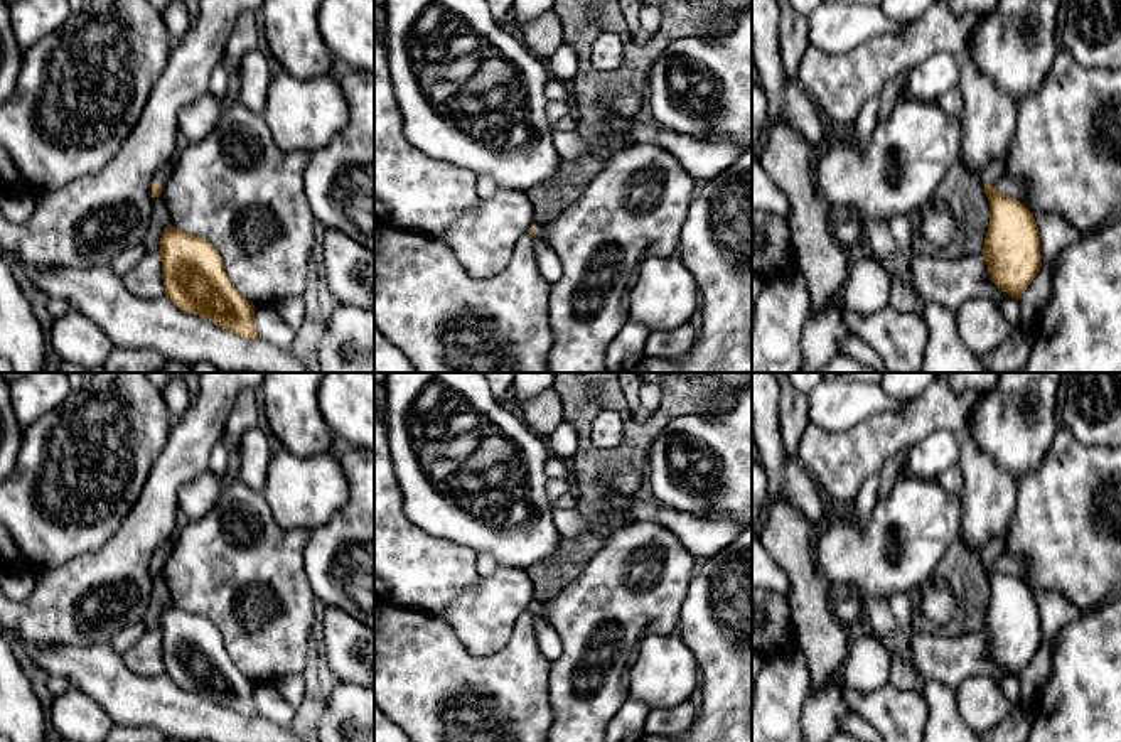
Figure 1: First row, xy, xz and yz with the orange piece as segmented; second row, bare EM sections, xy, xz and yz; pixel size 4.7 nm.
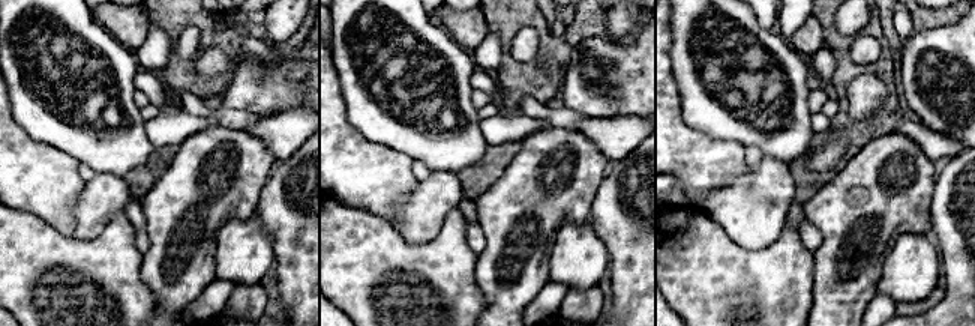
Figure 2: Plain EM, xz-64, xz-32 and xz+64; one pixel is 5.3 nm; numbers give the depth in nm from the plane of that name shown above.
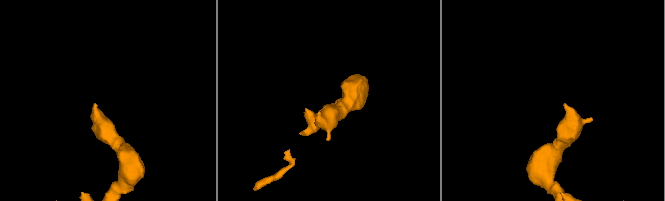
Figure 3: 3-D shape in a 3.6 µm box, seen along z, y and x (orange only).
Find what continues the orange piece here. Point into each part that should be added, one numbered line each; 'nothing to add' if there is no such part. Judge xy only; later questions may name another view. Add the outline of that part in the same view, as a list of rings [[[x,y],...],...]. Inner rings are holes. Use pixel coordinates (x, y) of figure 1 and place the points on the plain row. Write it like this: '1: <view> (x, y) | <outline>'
1: xy (162, 553) | [[[174,538],[167,540],[157,551],[155,551],[155,560],[158,562],[165,562],[170,553],[172,553],[172,548],[174,548]]]

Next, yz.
1: yz (995, 548) | [[[1008,528],[1006,531],[991,540],[983,550],[981,550],[981,560],[983,562],[996,562],[1000,556],[1003,556],[1005,553],[1005,546],[1006,546],[1006,536],[1008,536]]]

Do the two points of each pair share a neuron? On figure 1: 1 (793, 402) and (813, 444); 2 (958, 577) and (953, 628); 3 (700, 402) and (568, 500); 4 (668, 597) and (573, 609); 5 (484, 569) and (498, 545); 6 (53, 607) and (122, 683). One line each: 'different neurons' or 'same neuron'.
1: different neurons
2: same neuron
3: different neurons
4: same neuron
5: different neurons
6: different neurons

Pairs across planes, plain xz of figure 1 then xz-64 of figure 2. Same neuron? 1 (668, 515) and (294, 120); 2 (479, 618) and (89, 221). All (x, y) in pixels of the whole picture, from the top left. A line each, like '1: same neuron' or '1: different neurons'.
1: same neuron
2: same neuron

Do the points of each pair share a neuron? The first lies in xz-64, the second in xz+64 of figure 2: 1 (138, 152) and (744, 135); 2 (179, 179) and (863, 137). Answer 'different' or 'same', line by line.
1: same
2: different

